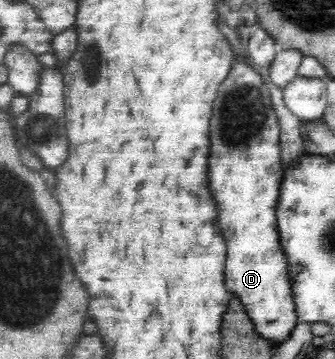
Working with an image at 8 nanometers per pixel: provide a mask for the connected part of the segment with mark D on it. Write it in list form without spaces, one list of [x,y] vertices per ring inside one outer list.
[[[235,60],[226,79],[220,84],[220,91],[214,101],[214,115],[210,119],[210,191],[218,207],[218,229],[227,245],[225,261],[225,282],[227,290],[246,308],[248,318],[254,323],[260,338],[282,343],[284,337],[293,334],[297,326],[291,281],[288,275],[287,259],[279,242],[275,207],[279,200],[279,187],[283,180],[283,163],[279,135],[281,132],[277,113],[272,107],[271,95],[256,70]]]

